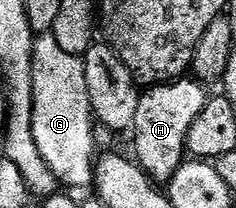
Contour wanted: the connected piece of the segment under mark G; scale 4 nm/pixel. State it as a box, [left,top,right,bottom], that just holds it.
[33,34,97,189]

